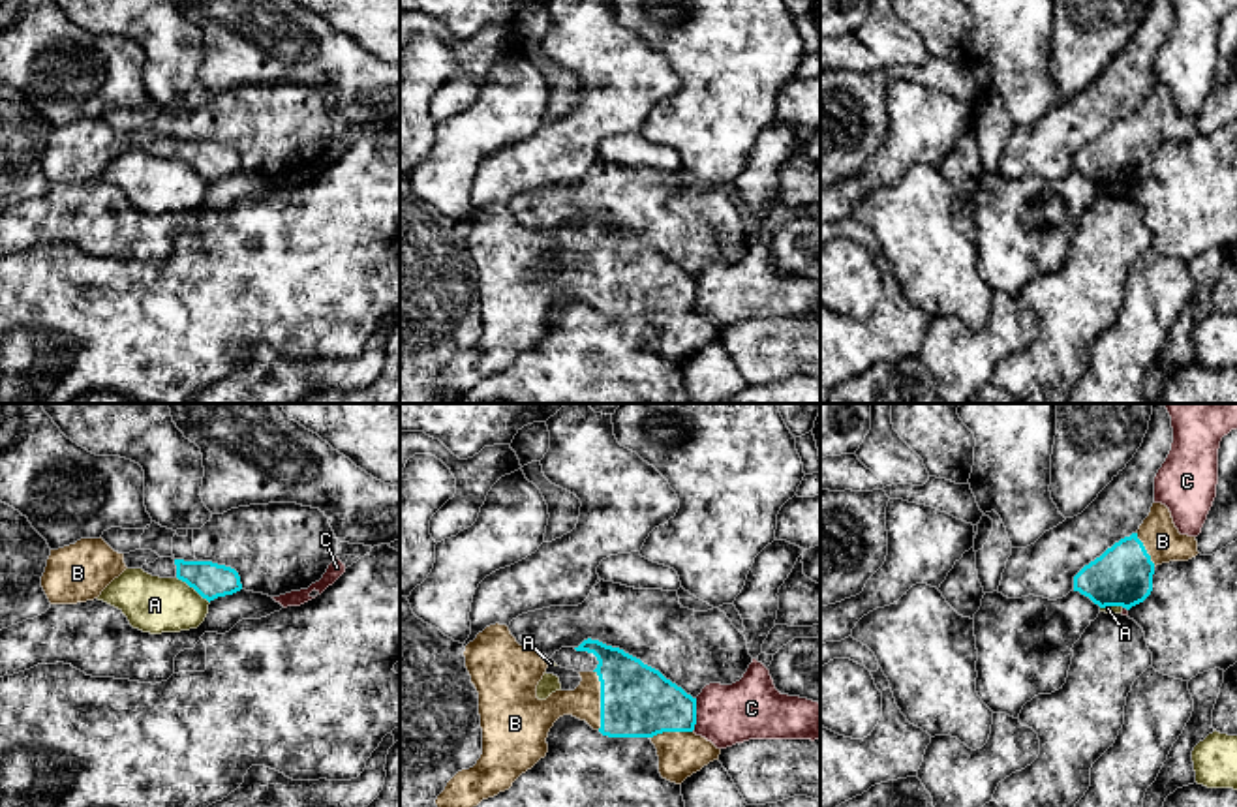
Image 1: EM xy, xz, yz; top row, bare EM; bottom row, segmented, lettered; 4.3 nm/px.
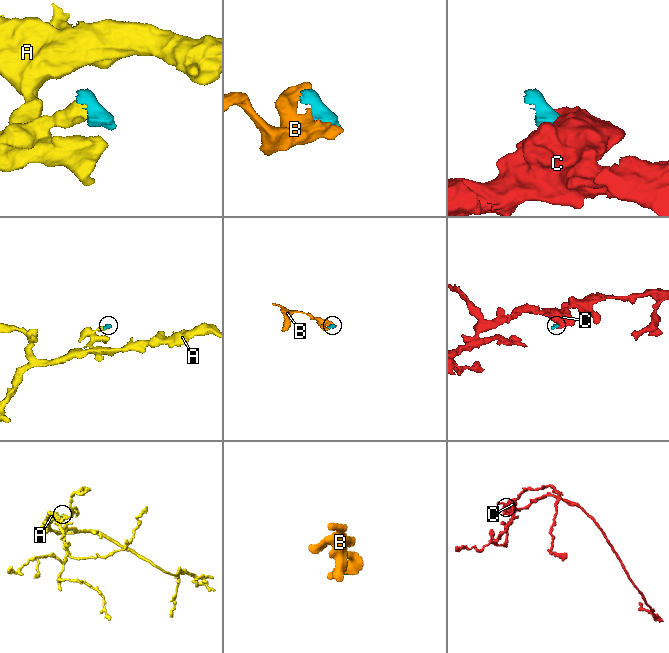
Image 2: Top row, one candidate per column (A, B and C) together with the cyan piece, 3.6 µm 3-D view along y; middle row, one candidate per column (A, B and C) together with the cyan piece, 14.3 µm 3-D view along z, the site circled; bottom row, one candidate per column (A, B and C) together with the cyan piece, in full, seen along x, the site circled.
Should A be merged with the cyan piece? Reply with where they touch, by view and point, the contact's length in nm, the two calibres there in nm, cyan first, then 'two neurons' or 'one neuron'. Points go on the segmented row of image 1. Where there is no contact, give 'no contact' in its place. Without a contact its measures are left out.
meets cyan in xy at (194, 588); contact 180 nm long; 160 nm thick on the cyan side, 240 nm on the other; two neurons

